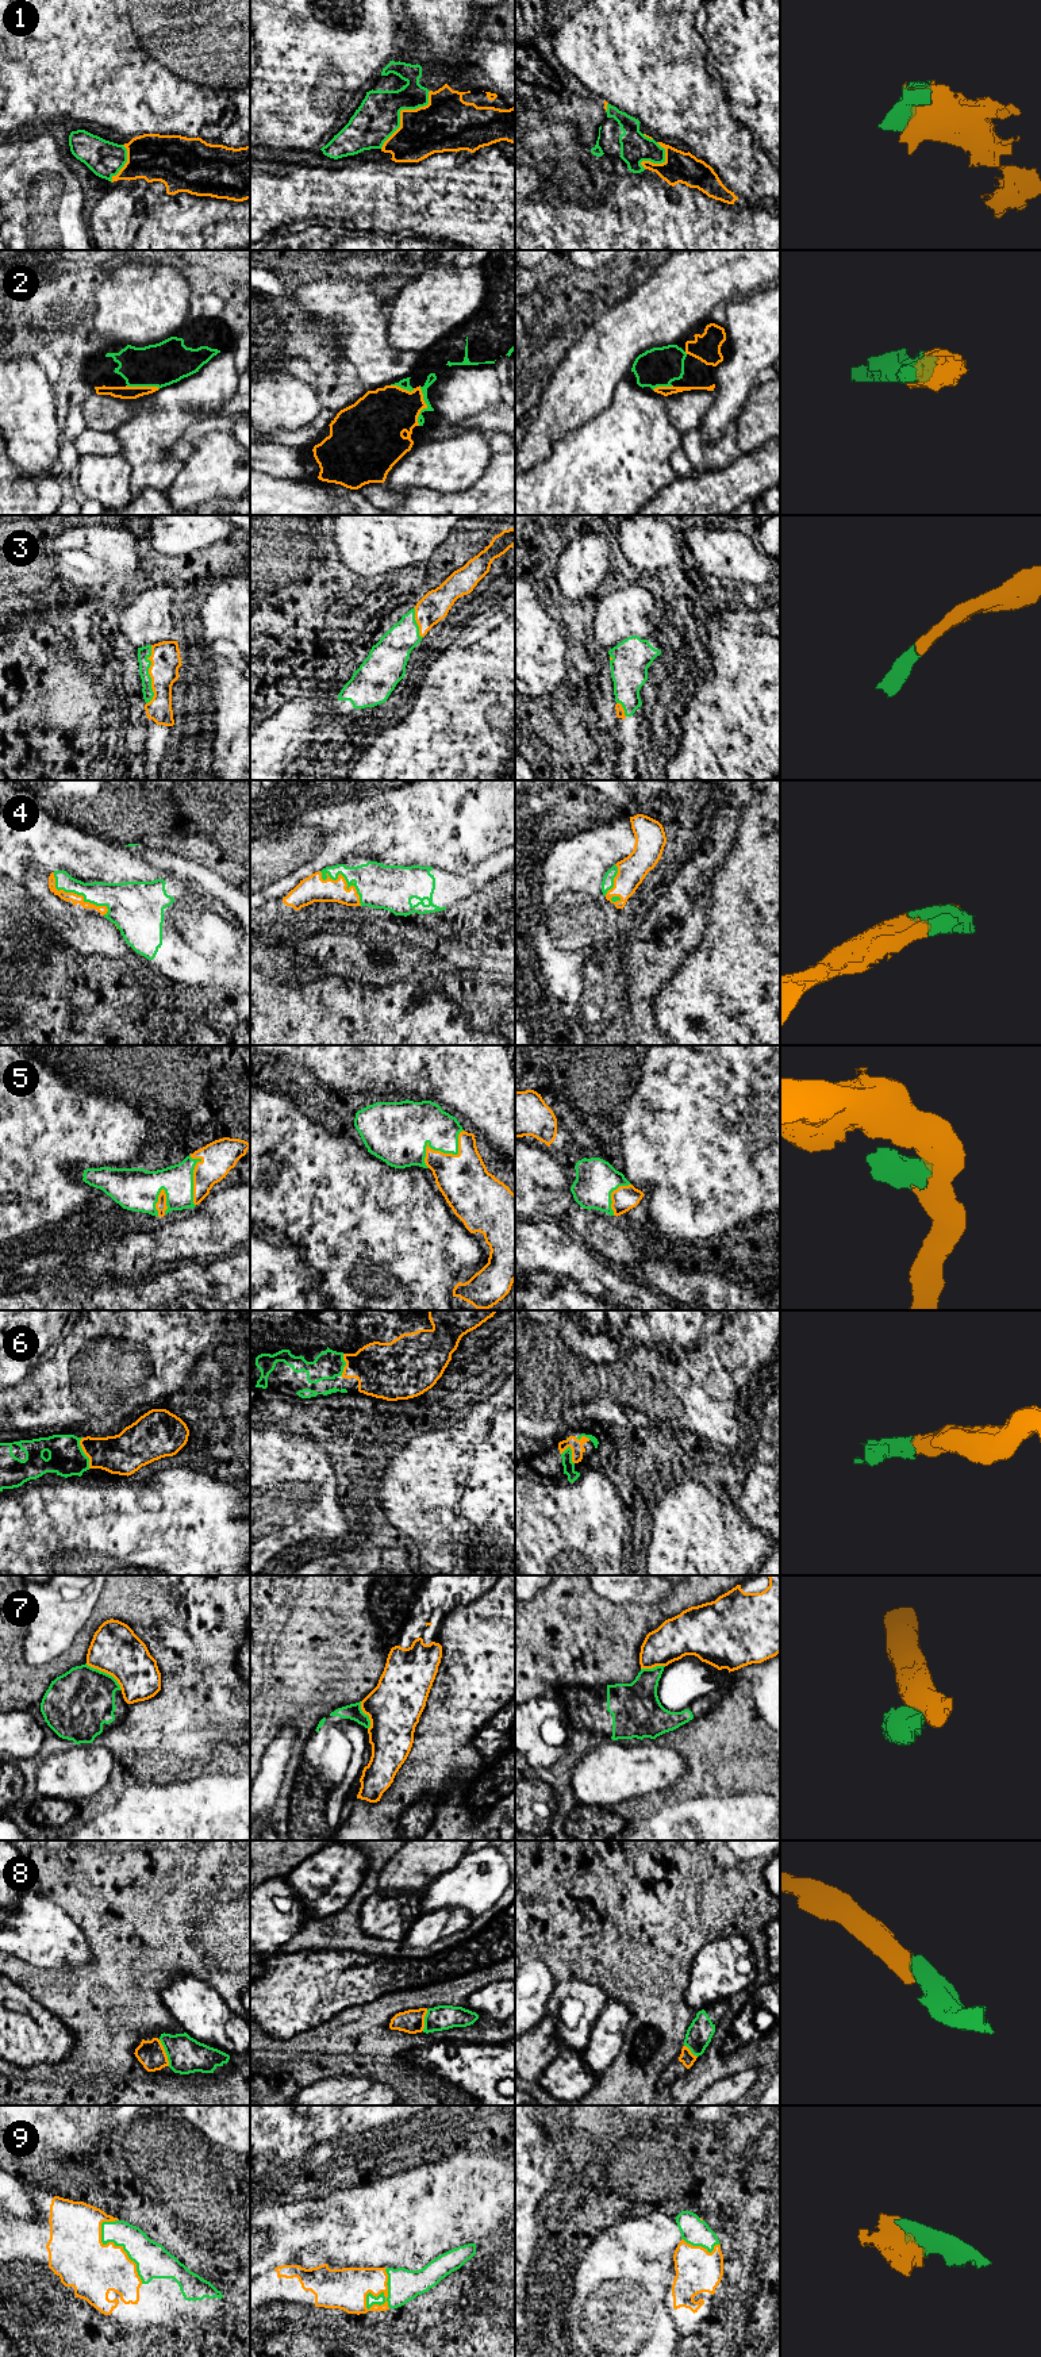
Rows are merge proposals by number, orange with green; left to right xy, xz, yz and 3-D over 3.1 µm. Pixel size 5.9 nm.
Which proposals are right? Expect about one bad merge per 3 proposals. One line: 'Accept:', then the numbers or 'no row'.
Accept: 1, 2, 3, 4, 5, 6, 8, 9

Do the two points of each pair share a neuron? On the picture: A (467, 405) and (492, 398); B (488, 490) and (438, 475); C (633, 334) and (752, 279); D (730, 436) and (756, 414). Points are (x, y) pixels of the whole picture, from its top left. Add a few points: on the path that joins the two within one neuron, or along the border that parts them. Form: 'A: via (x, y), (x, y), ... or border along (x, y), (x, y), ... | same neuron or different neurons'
A: via (473, 398), (486, 398) | same neuron
B: border along (491, 459), (472, 486), (442, 492) | different neurons
C: via (663, 310), (694, 280), (722, 279) | same neuron
D: border along (736, 419), (736, 444), (742, 452) | different neurons

